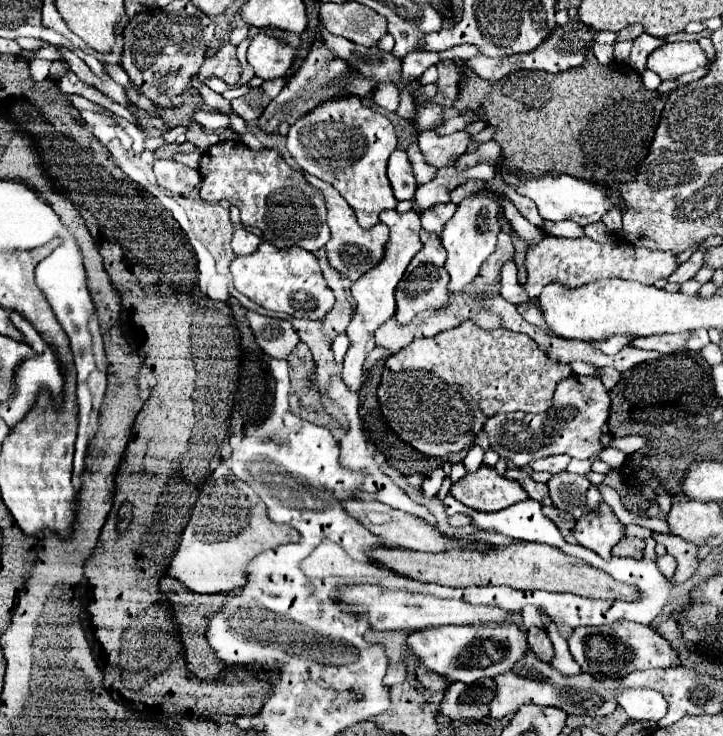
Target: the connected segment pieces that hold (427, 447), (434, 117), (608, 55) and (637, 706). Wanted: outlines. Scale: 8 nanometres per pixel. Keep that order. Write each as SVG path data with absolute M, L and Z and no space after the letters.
M463 322L457 328L439 332L435 344L415 344L415 340L385 362L381 386L377 390L381 412L389 428L417 452L425 456L447 456L471 446L475 436L483 430L487 418L507 412L547 412L553 404L553 392L563 378L573 374L569 364L551 360L525 334L505 328L483 330L473 322Z
M421 104L421 106L415 106L417 112L415 112L415 120L411 122L417 132L421 130L433 130L435 126L441 124L443 120L443 108L437 106L437 104Z
M595 44L593 52L601 64L613 62L613 44Z
M649 688L621 690L615 694L615 702L633 720L661 720L667 714L667 700Z

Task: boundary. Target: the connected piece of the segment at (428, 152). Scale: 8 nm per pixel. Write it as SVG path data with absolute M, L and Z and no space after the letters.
M459 130L451 136L437 136L437 134L431 136L431 132L421 132L417 140L419 140L421 154L427 160L427 164L439 170L439 168L453 166L455 158L467 152L469 134L465 130Z

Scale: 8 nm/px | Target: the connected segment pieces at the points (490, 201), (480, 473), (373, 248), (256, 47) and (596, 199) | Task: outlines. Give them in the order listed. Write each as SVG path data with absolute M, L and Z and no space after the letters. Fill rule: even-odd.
M479 192L479 194L471 194L469 198L465 198L459 206L455 216L445 224L443 228L443 246L447 250L447 262L445 268L451 276L449 280L449 288L451 290L461 290L463 286L467 286L469 282L475 280L481 262L495 252L495 244L497 244L497 234L501 232L499 226L499 204L495 200L493 194L487 192Z
M481 466L477 472L463 476L449 492L461 504L479 512L497 512L511 504L527 500L527 492L513 480L495 472L495 468Z
M299 170L303 176L305 176L305 180L309 180L315 188L319 188L319 192L323 194L323 198L325 198L325 206L327 206L327 222L329 222L329 228L331 228L331 240L327 242L327 260L329 260L329 264L341 274L341 276L345 276L345 278L349 278L349 280L359 280L365 272L369 272L371 268L375 268L381 260L383 260L383 254L385 254L385 250L387 250L387 240L389 240L389 228L385 226L385 224L375 224L373 228L369 228L369 230L365 230L365 228L361 228L359 224L357 224L357 220L355 220L355 214L351 212L351 208L349 208L349 204L345 202L345 198L339 194L339 192L335 192L335 188L331 188L331 184L327 184L327 182L323 182L323 180L319 180L319 178L315 178L315 176L311 176L311 174L307 174L307 172L303 172L303 170Z
M257 34L247 50L247 62L255 70L255 76L263 80L285 76L293 56L295 50L287 40L279 40L269 34Z
M497 168L497 176L513 186L519 194L531 198L539 210L539 214L545 218L545 220L573 220L577 222L579 226L587 226L587 224L593 224L593 222L601 222L601 218L611 210L611 208L619 208L623 210L625 204L619 196L609 196L605 194L603 188L591 184L591 182L585 182L585 180L575 180L573 176L551 176L551 174L545 174L541 178L523 178L519 174L511 174L507 172L507 168Z

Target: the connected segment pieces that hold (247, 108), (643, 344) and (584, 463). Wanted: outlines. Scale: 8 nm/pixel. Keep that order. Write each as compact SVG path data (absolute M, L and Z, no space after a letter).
M251 88L247 94L243 94L241 98L237 100L231 100L231 108L237 116L241 116L243 120L251 122L251 120L257 120L265 106L271 102L271 98L261 90L261 88Z
M691 332L685 334L659 334L659 336L647 336L647 338L637 338L631 342L635 348L645 348L645 350L657 350L661 354L671 354L677 350L683 350Z
M571 460L567 466L567 472L575 472L575 474L587 474L591 470L593 460Z

